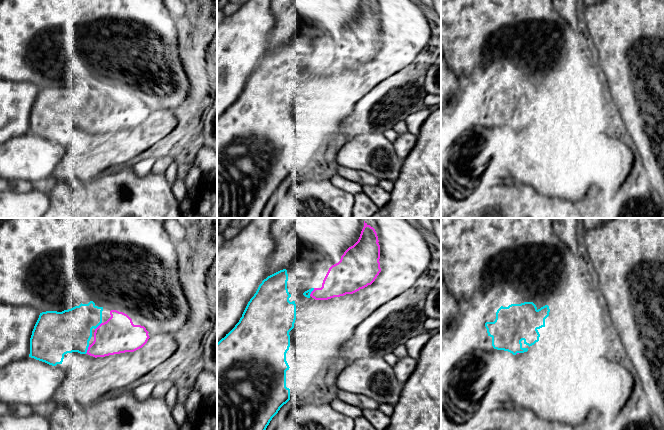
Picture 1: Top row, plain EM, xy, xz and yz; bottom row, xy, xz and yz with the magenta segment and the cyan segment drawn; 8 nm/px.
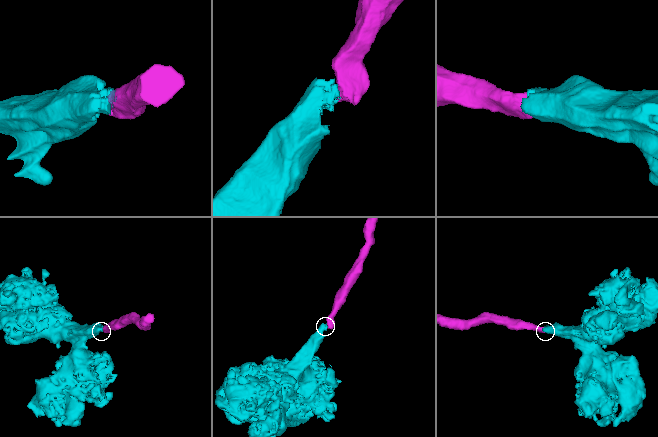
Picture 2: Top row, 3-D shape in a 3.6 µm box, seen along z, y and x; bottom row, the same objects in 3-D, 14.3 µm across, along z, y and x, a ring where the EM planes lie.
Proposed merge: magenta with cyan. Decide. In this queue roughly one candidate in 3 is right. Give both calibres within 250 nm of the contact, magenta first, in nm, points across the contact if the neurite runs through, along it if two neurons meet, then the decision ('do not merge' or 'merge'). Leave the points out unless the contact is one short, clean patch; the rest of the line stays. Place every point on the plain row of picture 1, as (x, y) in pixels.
calibres 280 and 340 nm; merge

